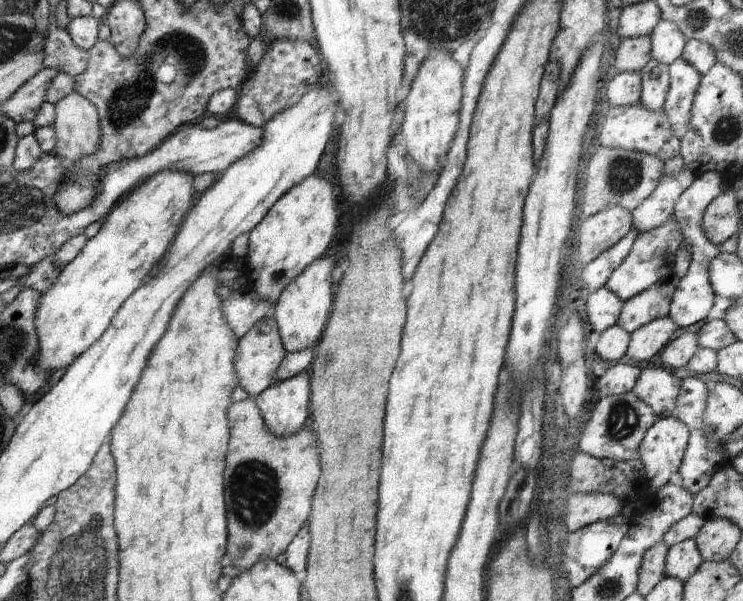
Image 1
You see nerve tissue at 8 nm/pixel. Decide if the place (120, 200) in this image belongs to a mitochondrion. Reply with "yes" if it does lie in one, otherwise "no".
no

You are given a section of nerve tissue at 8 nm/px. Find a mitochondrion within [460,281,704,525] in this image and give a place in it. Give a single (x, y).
(621, 420)

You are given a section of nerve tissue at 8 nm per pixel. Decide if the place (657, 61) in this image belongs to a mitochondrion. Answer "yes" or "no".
no

